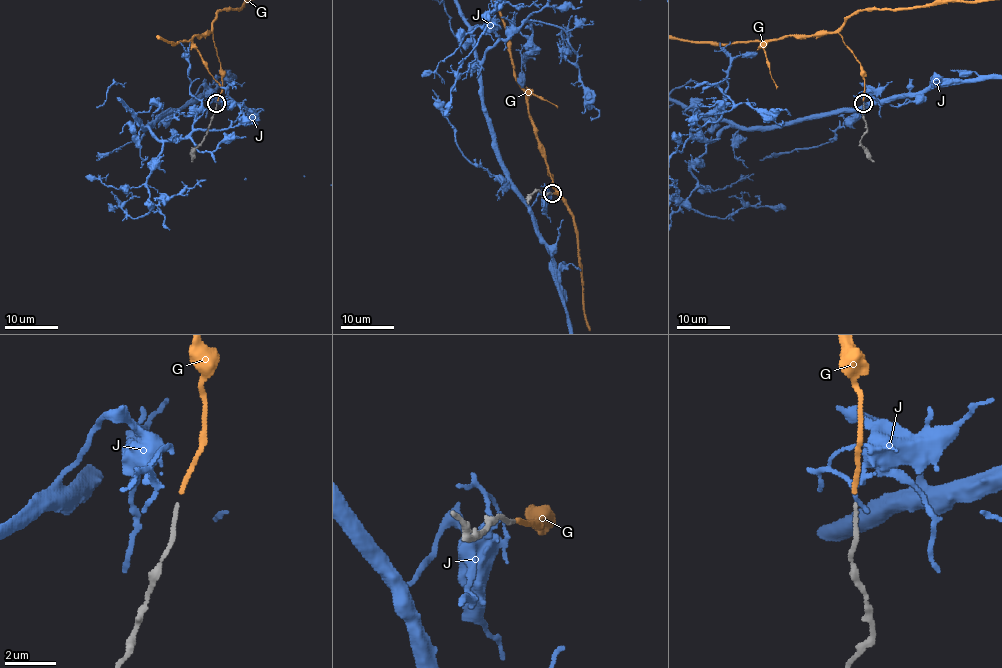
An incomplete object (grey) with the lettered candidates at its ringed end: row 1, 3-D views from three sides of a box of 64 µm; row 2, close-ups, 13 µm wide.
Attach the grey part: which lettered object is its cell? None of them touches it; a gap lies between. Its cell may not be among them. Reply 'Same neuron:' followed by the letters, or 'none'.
Same neuron: G

